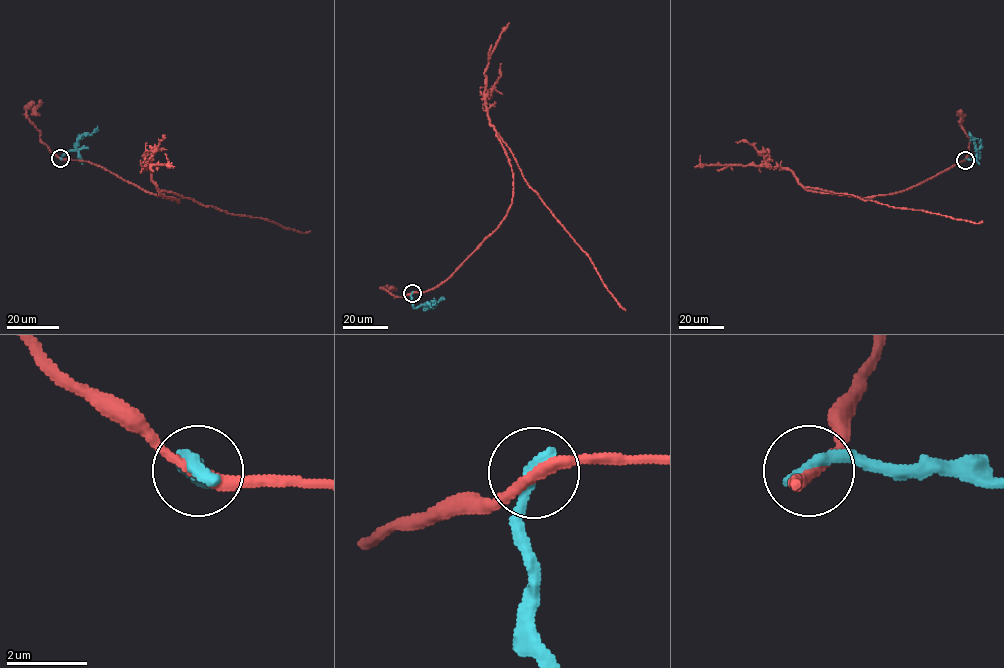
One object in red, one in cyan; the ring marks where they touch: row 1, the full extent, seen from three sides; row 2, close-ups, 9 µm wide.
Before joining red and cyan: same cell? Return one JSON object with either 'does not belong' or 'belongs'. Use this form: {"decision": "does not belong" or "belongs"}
{"decision": "does not belong"}

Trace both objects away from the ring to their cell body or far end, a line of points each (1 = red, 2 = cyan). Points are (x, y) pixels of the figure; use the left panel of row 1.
1: (60, 158), (87, 161), (178, 203), (159, 191), (301, 233), (310, 231)
2: (60, 158), (74, 150), (82, 135), (91, 134), (97, 126)

